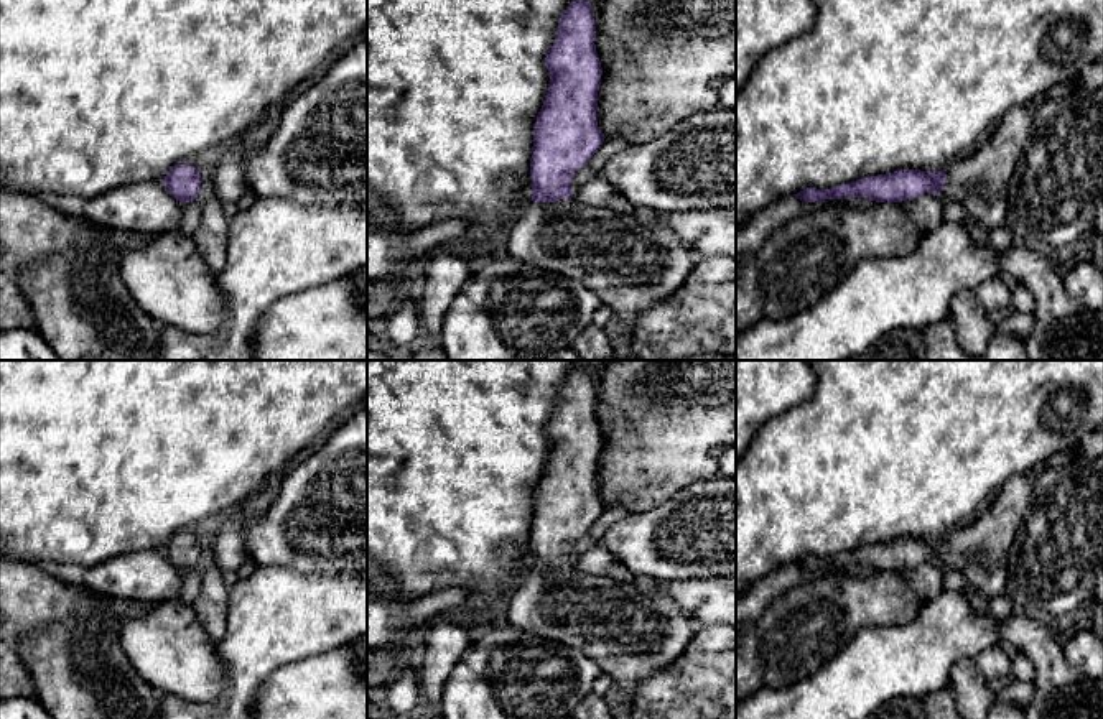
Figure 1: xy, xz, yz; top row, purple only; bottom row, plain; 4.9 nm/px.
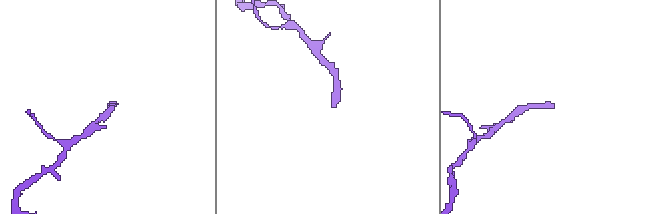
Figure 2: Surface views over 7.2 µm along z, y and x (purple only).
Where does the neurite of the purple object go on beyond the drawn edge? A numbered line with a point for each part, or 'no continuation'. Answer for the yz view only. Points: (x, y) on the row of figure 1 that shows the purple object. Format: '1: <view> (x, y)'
1: yz (981, 183)

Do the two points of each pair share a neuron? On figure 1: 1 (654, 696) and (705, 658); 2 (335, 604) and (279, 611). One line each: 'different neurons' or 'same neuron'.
1: same neuron
2: same neuron

